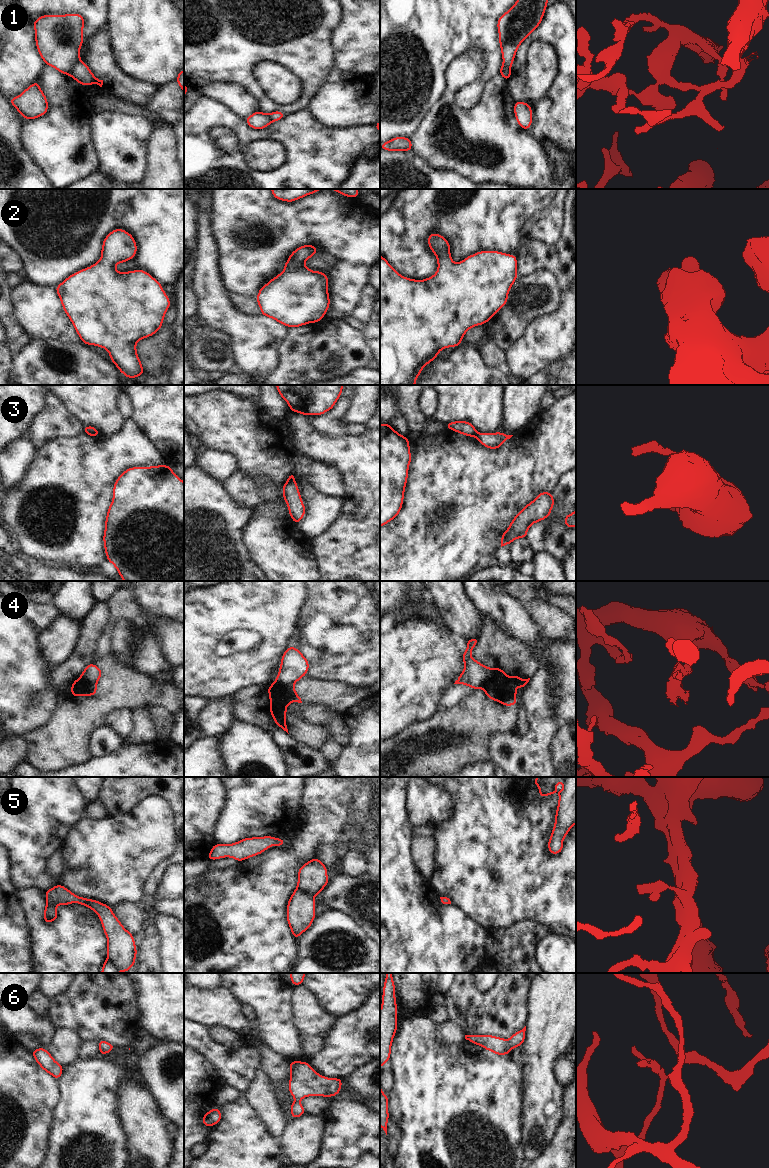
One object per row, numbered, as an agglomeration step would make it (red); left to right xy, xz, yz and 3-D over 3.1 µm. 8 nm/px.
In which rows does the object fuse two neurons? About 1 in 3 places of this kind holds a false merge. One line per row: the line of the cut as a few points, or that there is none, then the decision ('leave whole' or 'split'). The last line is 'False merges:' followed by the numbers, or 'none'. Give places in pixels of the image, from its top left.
1: cut xy (79, 59), (68, 74); split
2: cut none; leave whole
3: cut yz (477, 433), (474, 436); split
4: cut yz (496, 669), (493, 676), (482, 687); split
5: cut none; leave whole
6: cut none; leave whole
False merges: 1, 3, 4

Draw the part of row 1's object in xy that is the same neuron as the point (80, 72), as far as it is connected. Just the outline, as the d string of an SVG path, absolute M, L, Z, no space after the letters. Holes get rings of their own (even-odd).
M81 60L74 64L69 75L80 85L97 84L100 87L103 85L103 80L97 79L89 67Z

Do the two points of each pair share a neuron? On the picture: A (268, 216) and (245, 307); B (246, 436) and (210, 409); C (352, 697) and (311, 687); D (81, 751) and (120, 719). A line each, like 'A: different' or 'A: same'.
A: different
B: same
C: same
D: different

